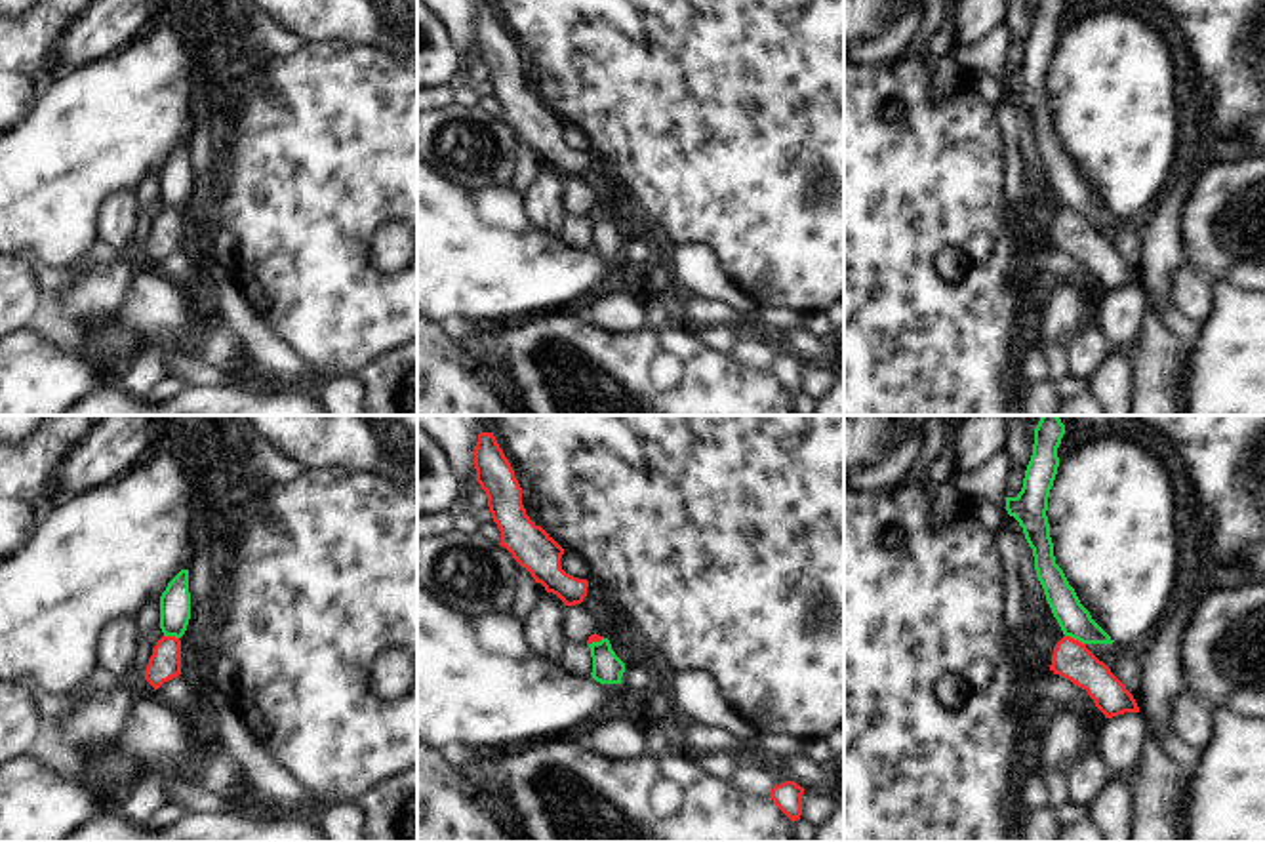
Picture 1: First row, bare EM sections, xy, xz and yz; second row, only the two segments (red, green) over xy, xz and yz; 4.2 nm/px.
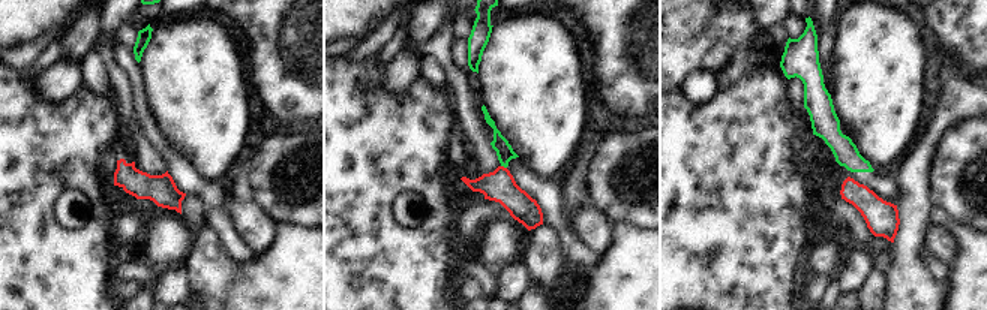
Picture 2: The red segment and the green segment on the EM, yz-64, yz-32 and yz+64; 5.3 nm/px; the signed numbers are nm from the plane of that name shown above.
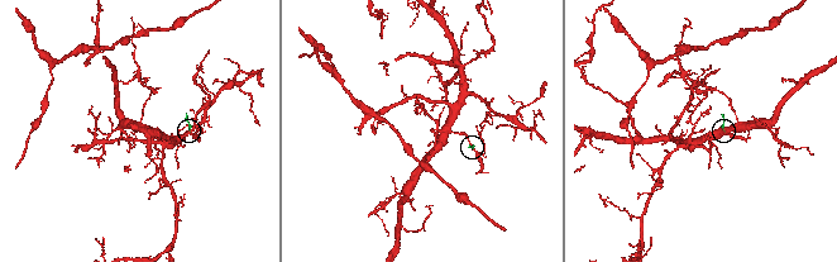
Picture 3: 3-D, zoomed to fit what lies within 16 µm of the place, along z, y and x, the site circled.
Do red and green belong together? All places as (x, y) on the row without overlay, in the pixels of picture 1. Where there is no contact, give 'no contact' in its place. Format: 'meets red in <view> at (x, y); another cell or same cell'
meets red in yz at (1073, 212); another cell

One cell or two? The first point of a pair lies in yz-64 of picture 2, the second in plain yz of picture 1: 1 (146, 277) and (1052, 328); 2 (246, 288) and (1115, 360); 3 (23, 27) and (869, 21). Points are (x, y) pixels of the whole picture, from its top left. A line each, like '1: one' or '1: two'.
1: two
2: two
3: one

